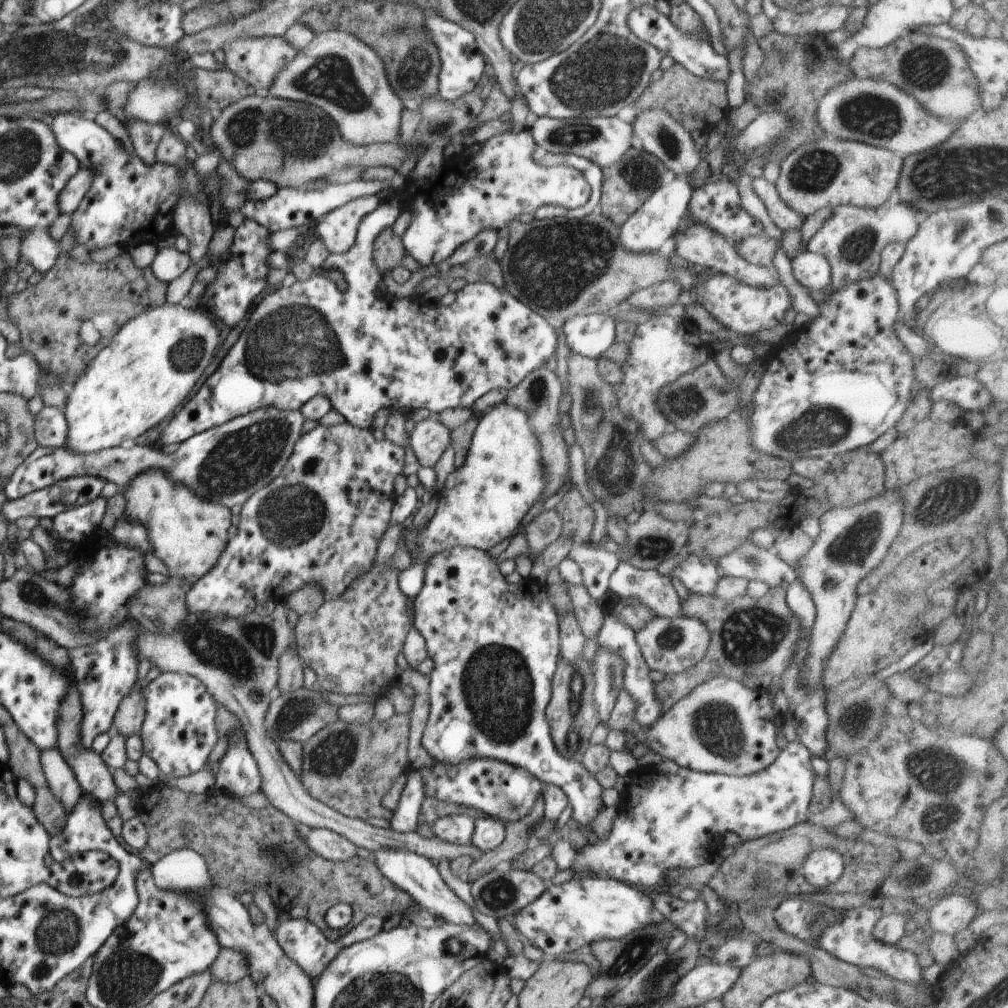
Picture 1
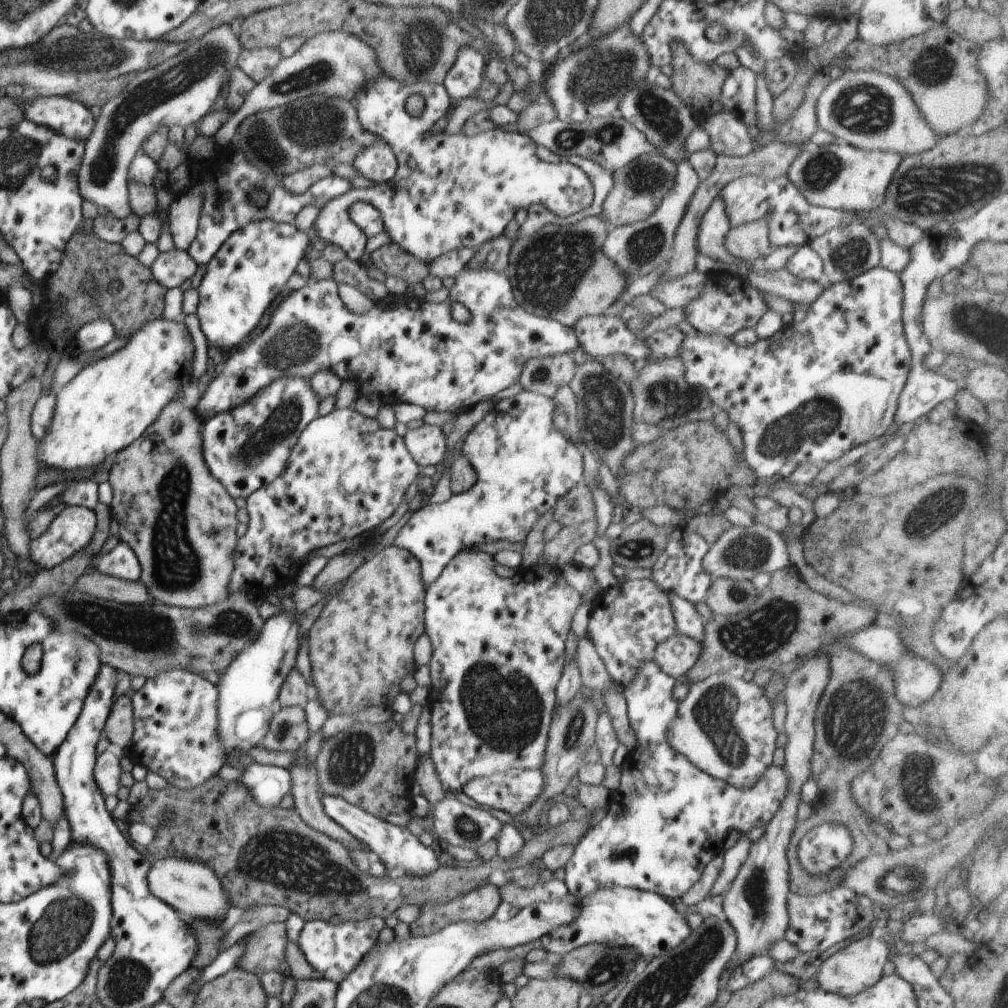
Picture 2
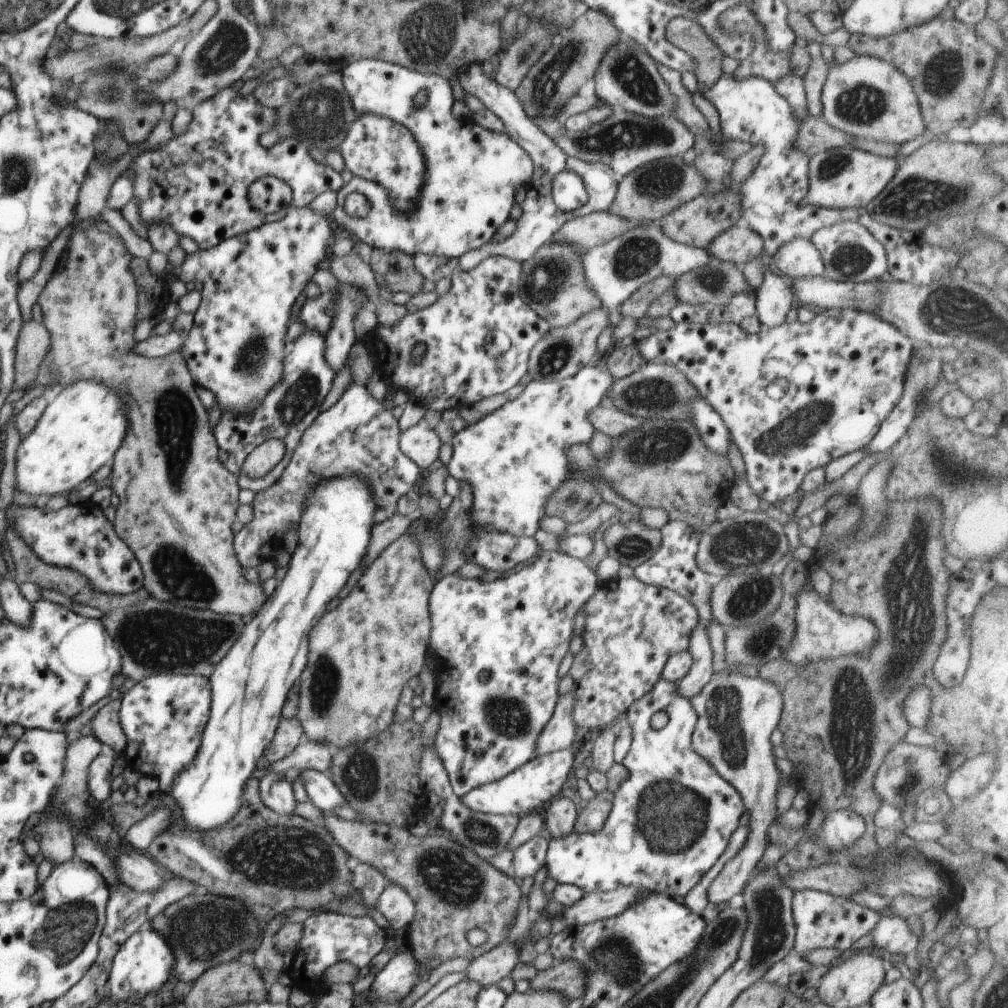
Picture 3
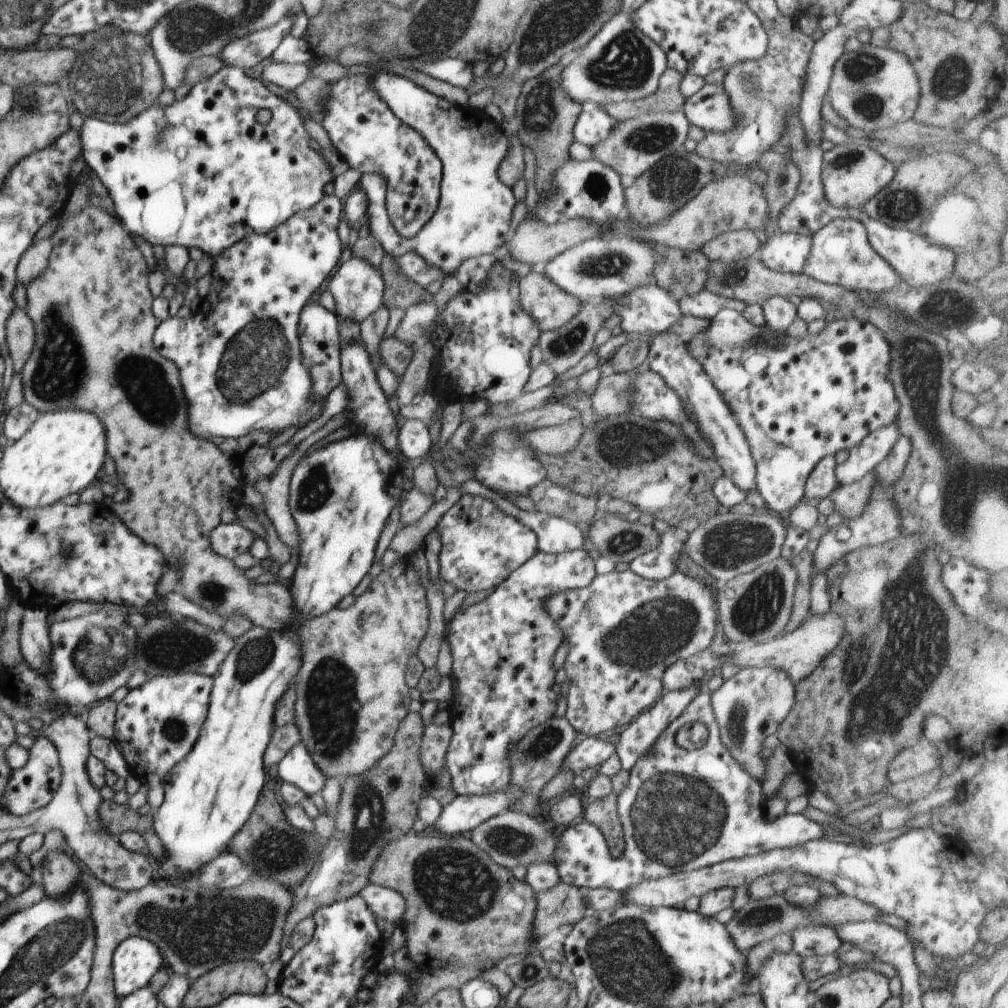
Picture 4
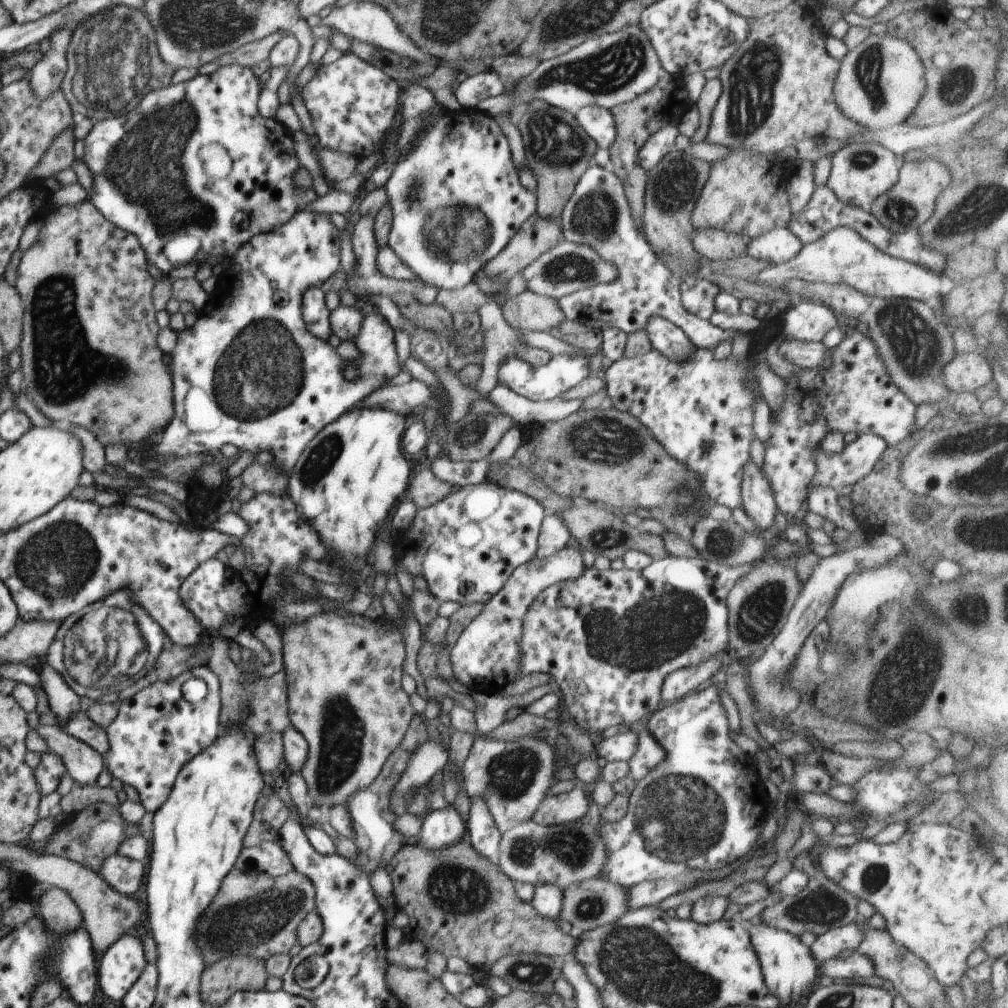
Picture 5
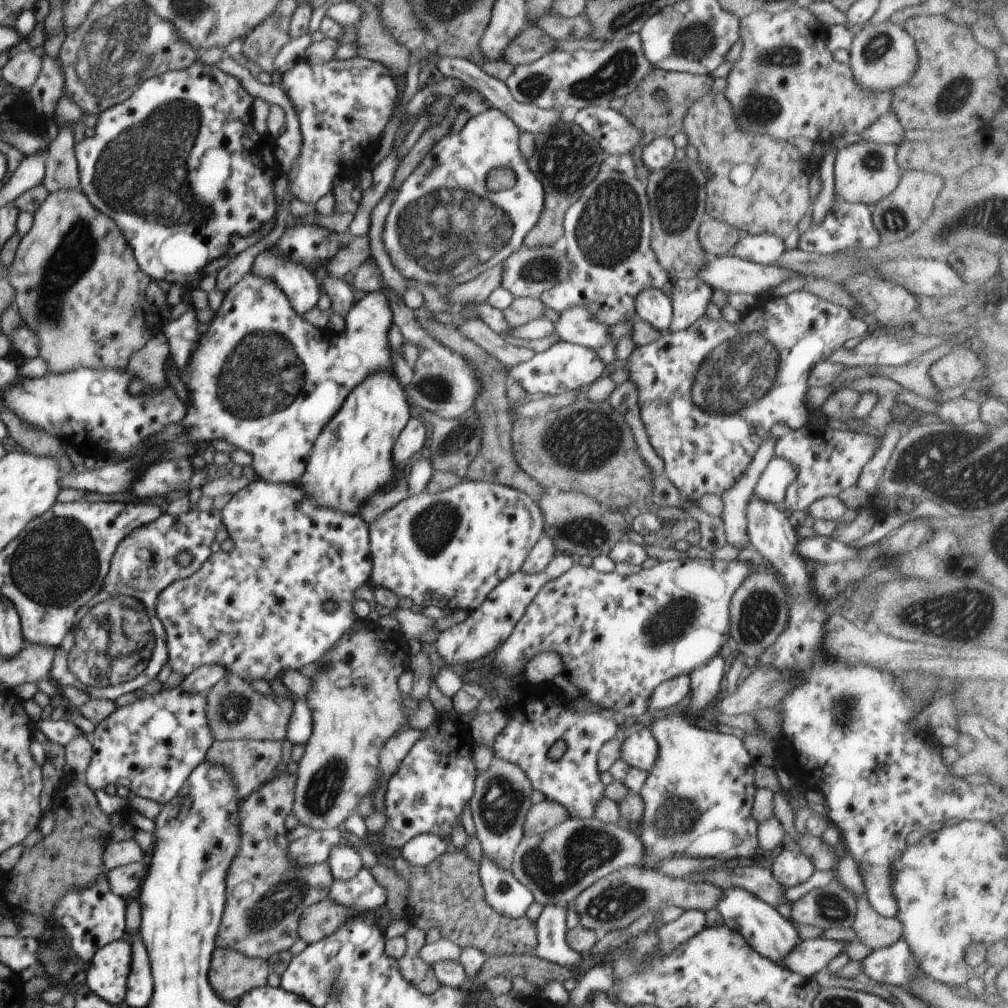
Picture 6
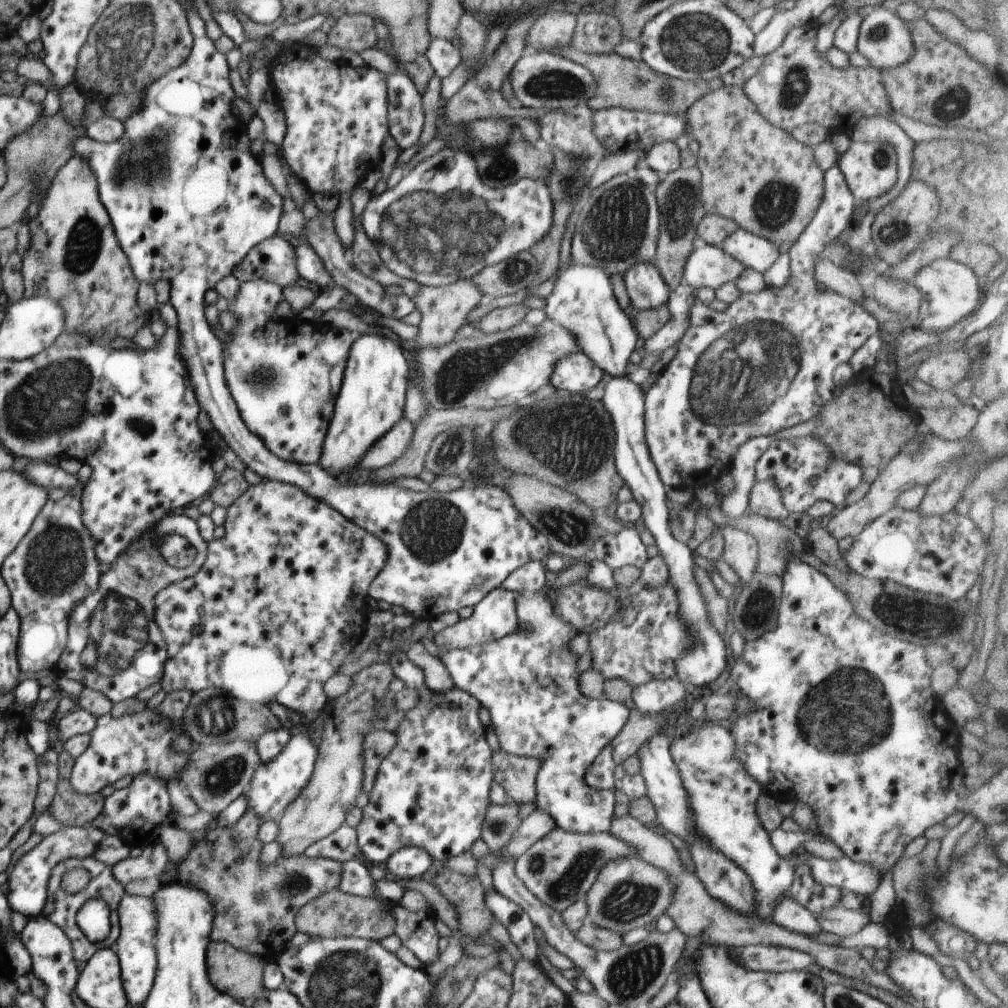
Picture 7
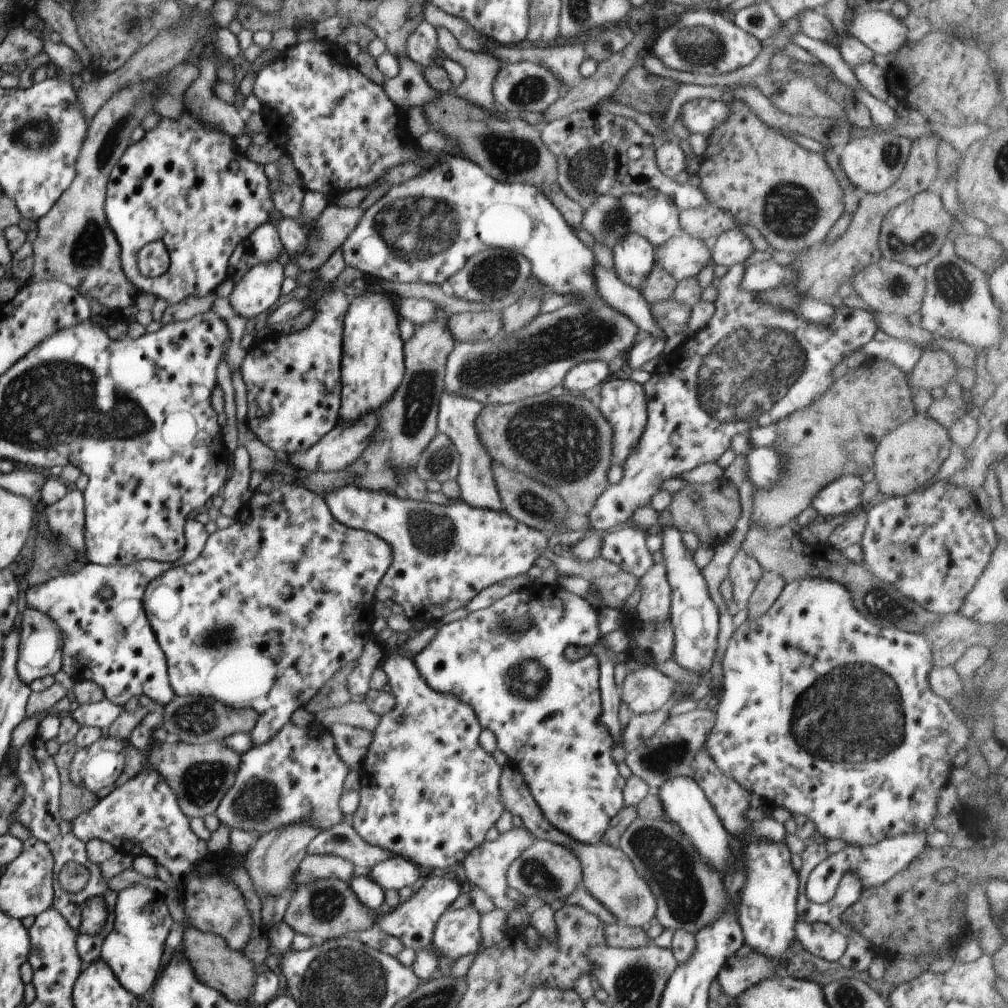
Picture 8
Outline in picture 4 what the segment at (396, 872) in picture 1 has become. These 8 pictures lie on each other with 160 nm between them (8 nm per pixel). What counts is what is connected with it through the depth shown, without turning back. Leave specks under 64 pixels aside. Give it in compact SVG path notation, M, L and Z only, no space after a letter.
M302 740L296 742L278 766L282 781L300 788L308 796L320 794L325 787L326 776L314 765Z

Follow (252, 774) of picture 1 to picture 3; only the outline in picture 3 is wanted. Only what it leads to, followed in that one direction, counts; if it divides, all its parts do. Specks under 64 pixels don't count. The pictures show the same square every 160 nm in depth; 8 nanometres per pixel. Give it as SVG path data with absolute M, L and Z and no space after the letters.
M269 770L259 779L262 802L277 813L294 813L297 804L292 793L292 784L286 777L286 773Z

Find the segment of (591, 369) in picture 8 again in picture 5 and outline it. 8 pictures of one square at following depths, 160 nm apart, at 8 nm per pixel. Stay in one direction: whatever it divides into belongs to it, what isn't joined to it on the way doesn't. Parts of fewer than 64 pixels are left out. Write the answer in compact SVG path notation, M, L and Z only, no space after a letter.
M560 354L553 355L552 360L542 367L533 367L522 356L505 357L497 370L498 382L507 384L516 394L520 394L532 401L548 401L561 395L572 387L578 385L582 380L592 376L588 356L582 354Z

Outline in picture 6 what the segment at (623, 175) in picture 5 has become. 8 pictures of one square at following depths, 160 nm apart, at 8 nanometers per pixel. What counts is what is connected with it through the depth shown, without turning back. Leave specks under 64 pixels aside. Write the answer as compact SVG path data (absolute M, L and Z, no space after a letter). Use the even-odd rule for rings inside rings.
M653 69L633 91L633 94L624 98L615 98L608 107L616 110L627 118L635 129L642 133L641 142L632 150L632 158L636 163L636 178L646 178L650 171L642 164L642 152L646 144L650 144L656 138L673 138L683 131L684 120L689 109L695 102L709 93L710 79L707 76L694 76L687 72L665 72L661 69ZM657 92L665 94L664 100L656 96Z

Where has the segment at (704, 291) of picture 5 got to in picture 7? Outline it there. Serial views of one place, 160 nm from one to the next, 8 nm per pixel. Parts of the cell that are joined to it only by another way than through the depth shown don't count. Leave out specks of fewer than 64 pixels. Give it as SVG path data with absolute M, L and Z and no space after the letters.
M681 282L670 292L667 302L669 321L645 341L642 353L662 353L679 342L689 327L690 309L699 302L696 297L697 290L688 283Z

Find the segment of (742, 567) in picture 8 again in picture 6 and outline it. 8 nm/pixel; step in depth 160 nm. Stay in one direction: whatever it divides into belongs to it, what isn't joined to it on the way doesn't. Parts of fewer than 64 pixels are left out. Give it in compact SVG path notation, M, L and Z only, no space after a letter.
M766 435L762 444L754 451L752 462L748 464L748 468L740 476L737 484L721 497L723 501L721 520L725 527L727 543L731 545L750 547L745 511L762 472L774 457L776 442L776 438Z

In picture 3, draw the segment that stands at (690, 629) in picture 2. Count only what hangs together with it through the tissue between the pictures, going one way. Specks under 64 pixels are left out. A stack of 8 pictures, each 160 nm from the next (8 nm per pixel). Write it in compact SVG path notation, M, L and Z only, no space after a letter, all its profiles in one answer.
M700 621L698 628L694 628L690 636L690 648L688 651L693 657L693 664L690 671L682 680L676 683L676 692L684 696L686 700L692 700L692 696L700 694L700 690L710 682L713 673L713 652L707 632L708 626Z

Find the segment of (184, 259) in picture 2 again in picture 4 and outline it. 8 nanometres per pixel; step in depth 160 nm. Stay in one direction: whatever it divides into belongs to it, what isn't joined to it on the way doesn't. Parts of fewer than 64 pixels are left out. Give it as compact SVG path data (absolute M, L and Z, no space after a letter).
M325 195L322 200L317 204L314 204L312 208L307 210L300 210L296 212L286 223L282 226L274 229L272 232L267 234L254 234L254 236L248 236L246 239L240 240L238 244L230 246L224 252L218 253L213 256L214 264L212 266L212 285L207 297L202 299L202 306L196 312L193 312L190 318L180 319L177 317L169 318L162 322L160 326L156 327L153 336L153 344L158 353L162 357L174 362L174 366L178 368L180 376L180 384L182 384L182 394L186 392L186 398L190 402L190 428L192 432L196 432L200 436L200 440L208 440L212 442L216 438L233 438L238 440L240 436L250 436L252 432L276 432L280 434L285 430L294 426L300 425L300 428L308 426L310 423L318 420L324 412L324 404L327 398L320 398L316 400L312 392L312 376L310 376L310 370L306 368L306 364L302 364L302 352L300 352L300 336L299 336L299 317L302 308L306 307L308 301L311 300L312 294L322 284L324 280L330 277L330 272L338 266L342 255L342 244L337 234L337 226L339 221L344 218L344 201L340 198L332 195Z

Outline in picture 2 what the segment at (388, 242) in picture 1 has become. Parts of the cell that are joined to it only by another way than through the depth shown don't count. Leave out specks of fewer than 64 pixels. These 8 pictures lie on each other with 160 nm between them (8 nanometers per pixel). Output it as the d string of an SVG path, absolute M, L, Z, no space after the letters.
M394 242L378 248L371 254L370 260L386 276L404 278L406 284L410 286L411 283L422 282L429 276L429 268L426 262L416 259Z

